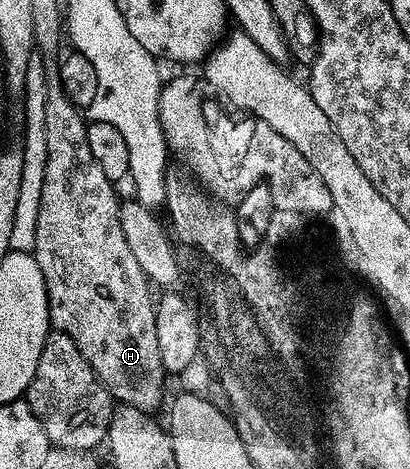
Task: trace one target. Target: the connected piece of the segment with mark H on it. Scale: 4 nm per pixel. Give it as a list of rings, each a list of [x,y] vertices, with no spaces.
[[[60,69],[48,71],[47,106],[45,110],[47,136],[46,178],[43,200],[39,208],[39,232],[33,254],[43,272],[49,293],[49,321],[58,334],[66,334],[83,352],[87,364],[108,388],[114,403],[136,410],[157,412],[165,398],[167,371],[159,352],[157,306],[151,283],[146,278],[135,252],[127,248],[121,223],[122,199],[117,198],[114,183],[107,180],[95,156],[91,156],[89,128],[84,113],[61,87]]]

